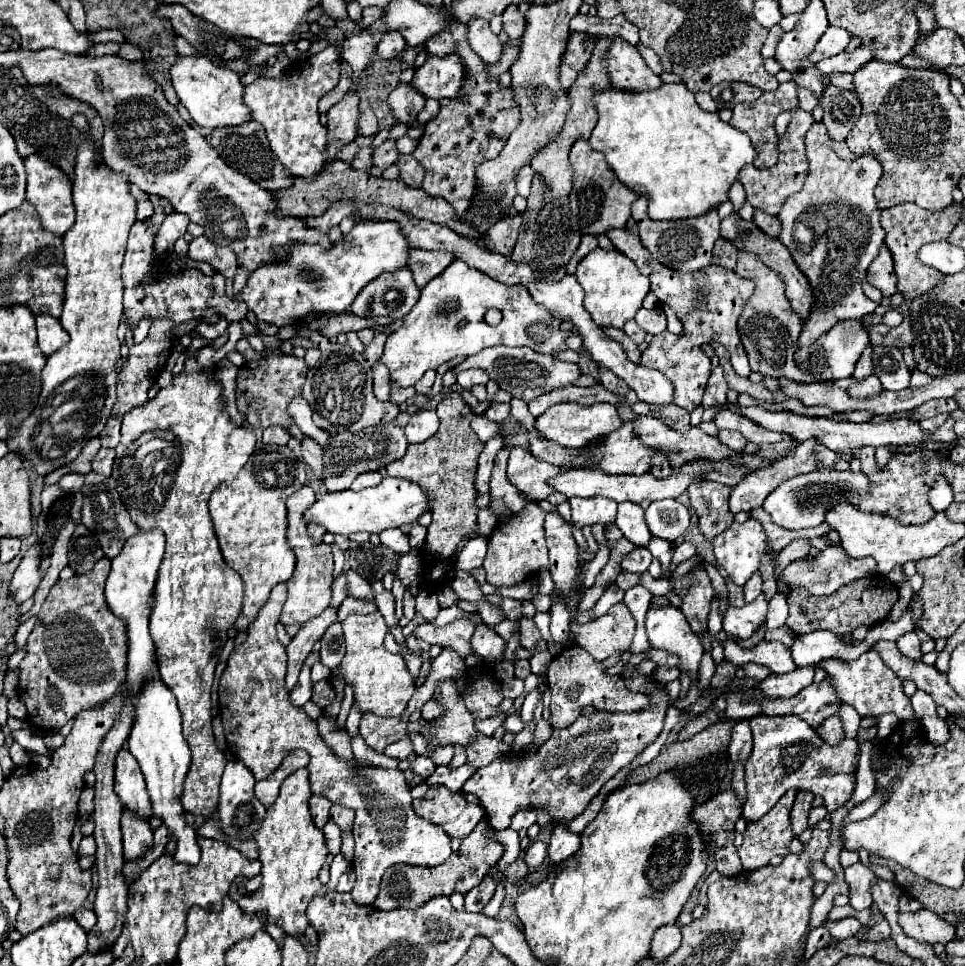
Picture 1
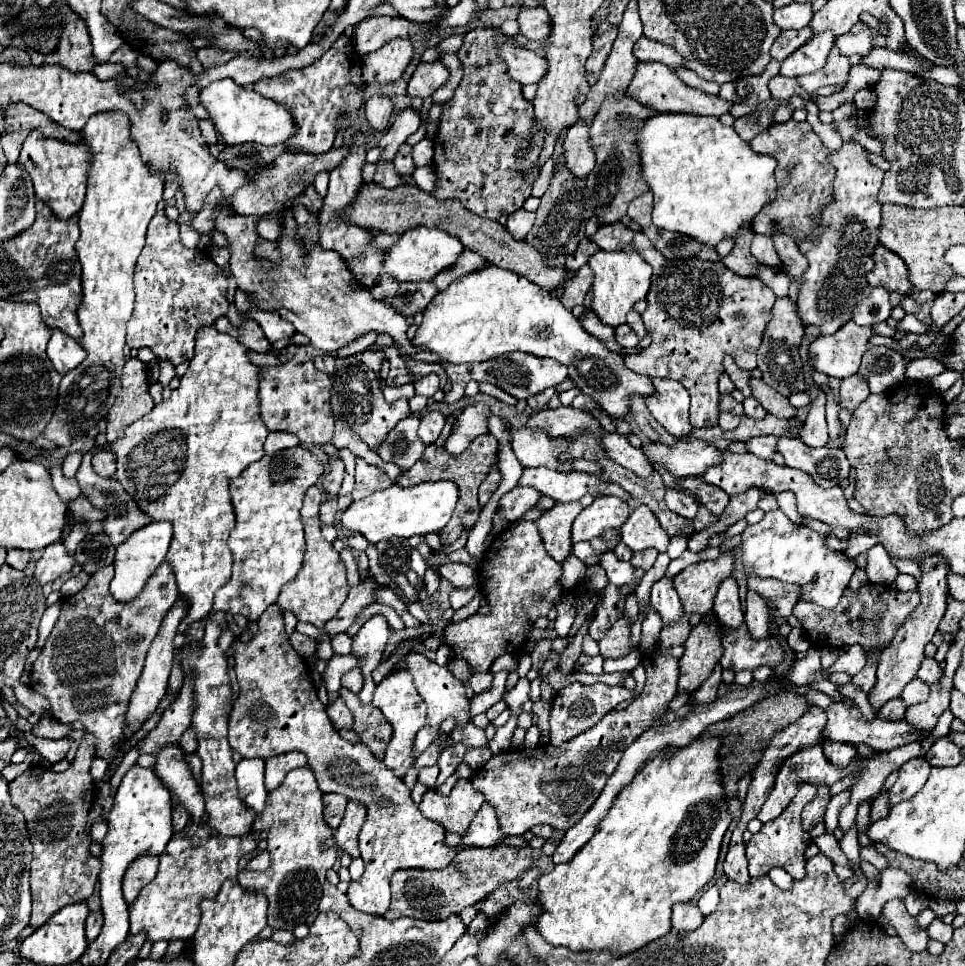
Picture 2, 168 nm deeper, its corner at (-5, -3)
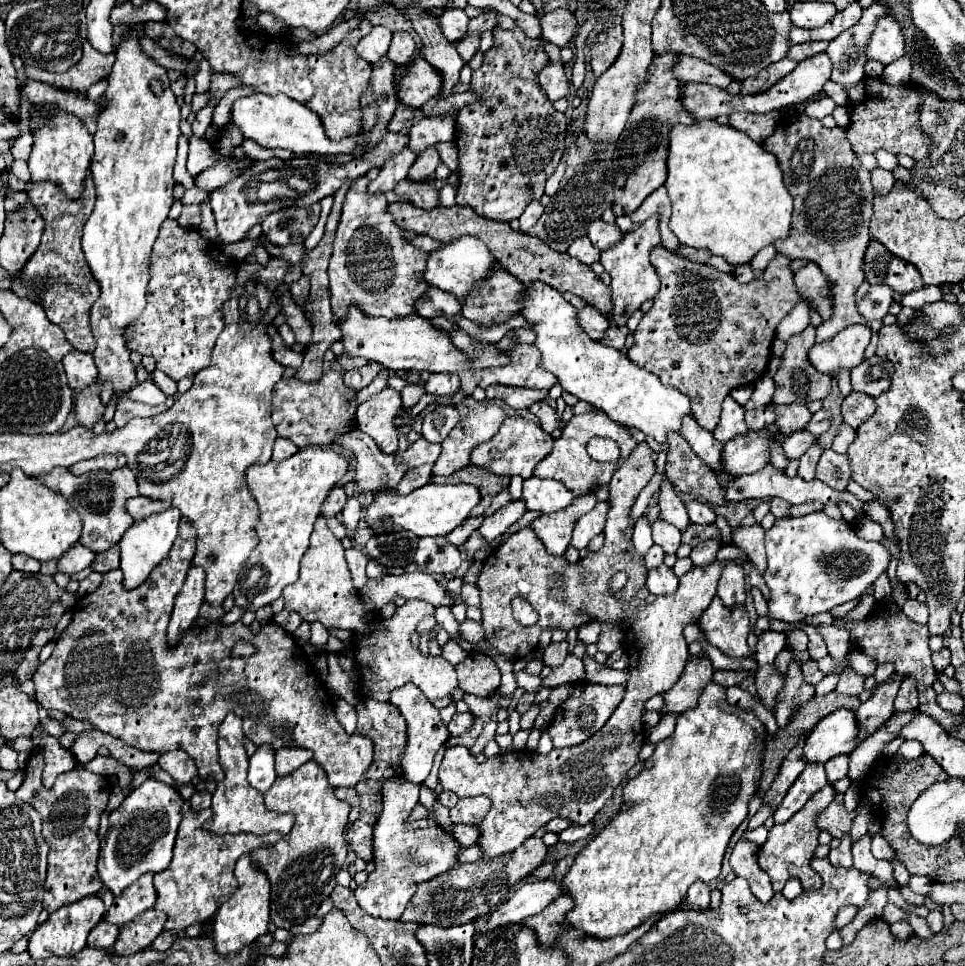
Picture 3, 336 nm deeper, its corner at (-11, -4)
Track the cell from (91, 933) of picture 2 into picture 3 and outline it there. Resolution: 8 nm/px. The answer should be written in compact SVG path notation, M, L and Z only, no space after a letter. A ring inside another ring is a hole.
M103 920L89 932L87 946L97 948L97 950L109 950L113 946L113 942L117 940L117 934L119 934L119 926Z

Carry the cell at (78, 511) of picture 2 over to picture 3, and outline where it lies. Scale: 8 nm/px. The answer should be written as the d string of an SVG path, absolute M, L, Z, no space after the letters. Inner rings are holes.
M127 466L117 468L117 470L93 470L81 476L71 474L67 468L57 468L49 474L39 474L37 480L45 486L49 486L51 490L63 494L63 498L67 498L67 502L79 512L81 520L83 520L83 534L79 538L79 542L87 548L91 548L93 552L105 552L111 546L115 546L123 532L133 524L133 516L127 514L125 510L125 502L129 498L139 496L139 488L137 488L137 478L135 474L131 474L131 470Z

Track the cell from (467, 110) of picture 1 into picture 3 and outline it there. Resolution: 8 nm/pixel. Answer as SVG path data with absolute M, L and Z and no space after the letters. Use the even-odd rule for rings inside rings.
M495 28L495 46L485 52L483 66L473 72L471 88L481 96L479 102L465 106L457 114L455 146L459 150L459 188L457 204L471 206L479 216L499 222L511 222L519 218L525 206L539 200L545 194L545 182L555 172L563 152L567 136L567 118L559 114L549 102L545 90L537 82L541 68L549 64L547 52L541 48L541 38L529 38L521 28L501 30Z

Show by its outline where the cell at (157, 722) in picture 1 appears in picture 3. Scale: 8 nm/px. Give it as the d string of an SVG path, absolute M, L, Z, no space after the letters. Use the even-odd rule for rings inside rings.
M169 508L163 510L161 514L151 514L149 518L135 522L133 526L127 528L127 532L123 534L123 538L119 540L119 548L121 548L121 570L125 576L125 588L133 590L137 586L141 586L147 576L151 574L151 570L167 556L167 552L171 550L175 538L177 538L177 526L179 526L179 518L181 512L177 508Z

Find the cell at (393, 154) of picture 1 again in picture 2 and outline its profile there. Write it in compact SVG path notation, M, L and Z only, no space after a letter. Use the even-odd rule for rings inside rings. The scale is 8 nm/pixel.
M403 143L399 147L399 153L395 155L393 165L395 165L395 171L399 175L411 175L415 171L415 165L413 165L413 159L411 159L411 145Z

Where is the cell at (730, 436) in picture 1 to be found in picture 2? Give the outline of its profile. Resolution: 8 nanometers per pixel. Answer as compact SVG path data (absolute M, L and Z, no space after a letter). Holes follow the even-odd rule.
M753 437L745 441L745 447L749 453L761 459L771 459L771 455L775 453L775 441L777 437Z

